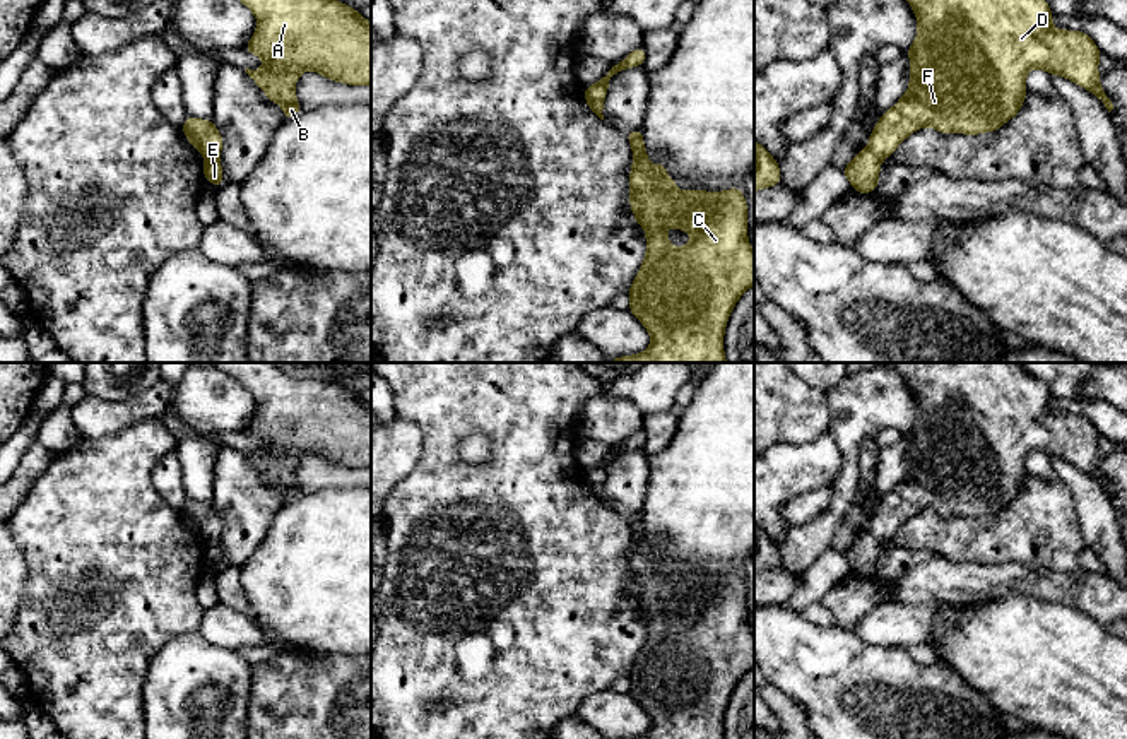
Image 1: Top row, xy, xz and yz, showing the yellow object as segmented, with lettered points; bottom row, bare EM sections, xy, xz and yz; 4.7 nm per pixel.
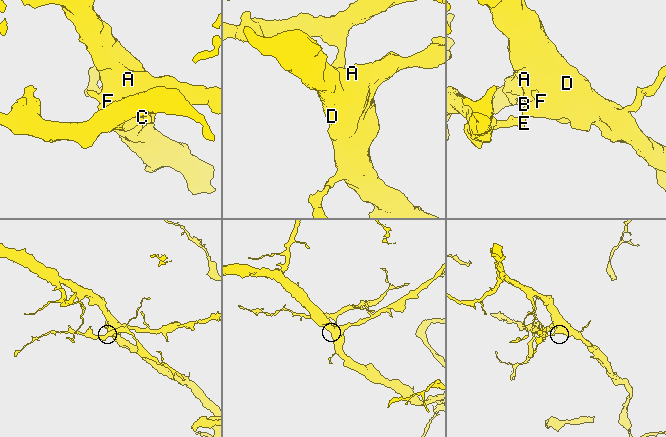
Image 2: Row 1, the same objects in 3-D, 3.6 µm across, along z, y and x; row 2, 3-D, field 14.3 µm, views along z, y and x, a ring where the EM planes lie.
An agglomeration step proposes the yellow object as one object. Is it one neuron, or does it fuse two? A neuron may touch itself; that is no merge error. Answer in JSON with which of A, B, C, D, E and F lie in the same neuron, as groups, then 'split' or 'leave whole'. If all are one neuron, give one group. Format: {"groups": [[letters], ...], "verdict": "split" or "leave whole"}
{"groups": [["A", "B", "C", "D", "F"], ["E"]], "verdict": "split"}

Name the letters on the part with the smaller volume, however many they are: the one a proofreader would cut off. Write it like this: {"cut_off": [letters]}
{"cut_off": ["E"]}

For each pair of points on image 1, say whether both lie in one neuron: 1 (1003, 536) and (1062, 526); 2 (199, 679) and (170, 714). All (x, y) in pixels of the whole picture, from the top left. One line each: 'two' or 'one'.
1: one
2: one

